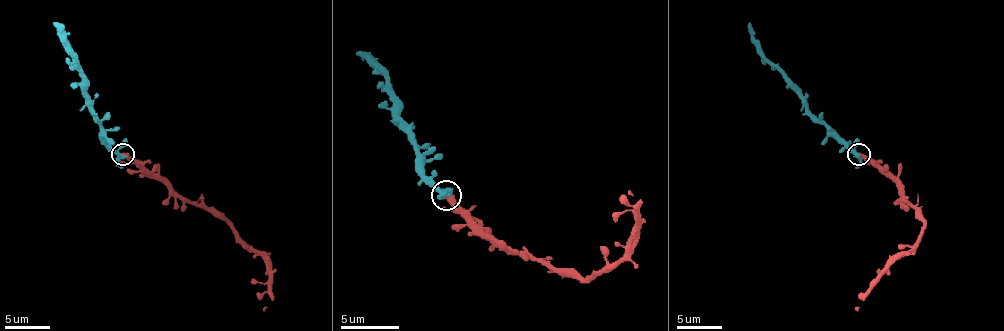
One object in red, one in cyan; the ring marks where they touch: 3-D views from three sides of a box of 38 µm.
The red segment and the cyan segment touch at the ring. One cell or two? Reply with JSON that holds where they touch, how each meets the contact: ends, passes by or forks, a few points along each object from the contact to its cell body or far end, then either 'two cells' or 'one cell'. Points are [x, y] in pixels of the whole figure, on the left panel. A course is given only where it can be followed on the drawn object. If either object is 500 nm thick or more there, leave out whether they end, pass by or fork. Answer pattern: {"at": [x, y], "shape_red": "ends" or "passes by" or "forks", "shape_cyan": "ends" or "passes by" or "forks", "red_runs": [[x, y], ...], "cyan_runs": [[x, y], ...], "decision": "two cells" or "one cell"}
{"at": [123, 154], "shape_red": "passes by", "shape_cyan": "forks", "red_runs": [[123, 153], [175, 192], [214, 210], [266, 262], [268, 290], [261, 299], [264, 310]], "cyan_runs": [[121, 153], [105, 140], [105, 131], [91, 108], [87, 76], [60, 38], [60, 29], [53, 22]], "decision": "one cell"}

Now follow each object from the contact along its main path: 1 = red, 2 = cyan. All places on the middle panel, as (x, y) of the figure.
1: (447, 196), (514, 252), (594, 278), (606, 272), (632, 240), (635, 208), (626, 196), (629, 190)
2: (444, 196), (423, 169), (423, 158), (403, 125), (400, 99), (391, 84), (365, 58), (356, 55)

